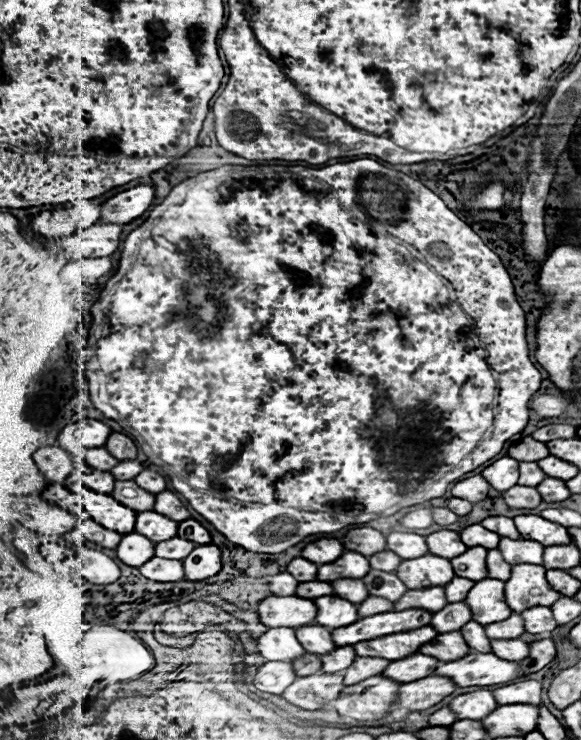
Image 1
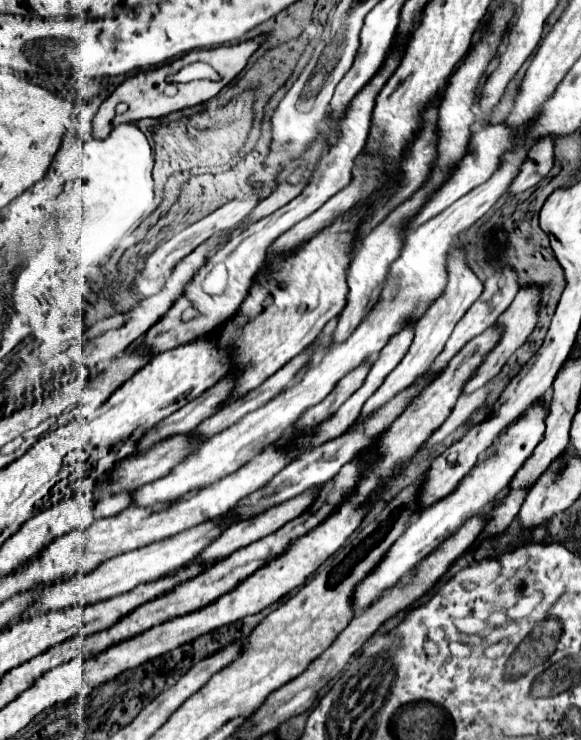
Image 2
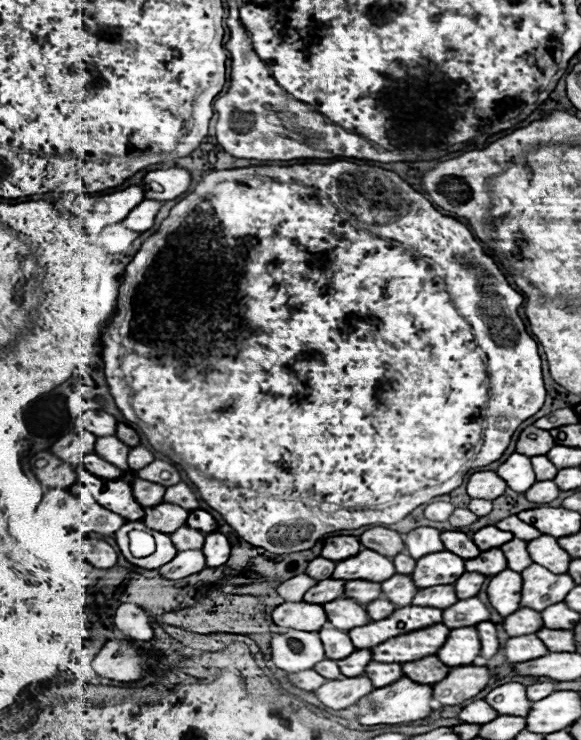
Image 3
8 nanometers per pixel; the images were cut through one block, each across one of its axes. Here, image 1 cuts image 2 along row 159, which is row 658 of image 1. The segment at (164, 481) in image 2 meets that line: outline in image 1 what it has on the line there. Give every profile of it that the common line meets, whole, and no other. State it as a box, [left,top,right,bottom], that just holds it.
[492,638,530,660]

